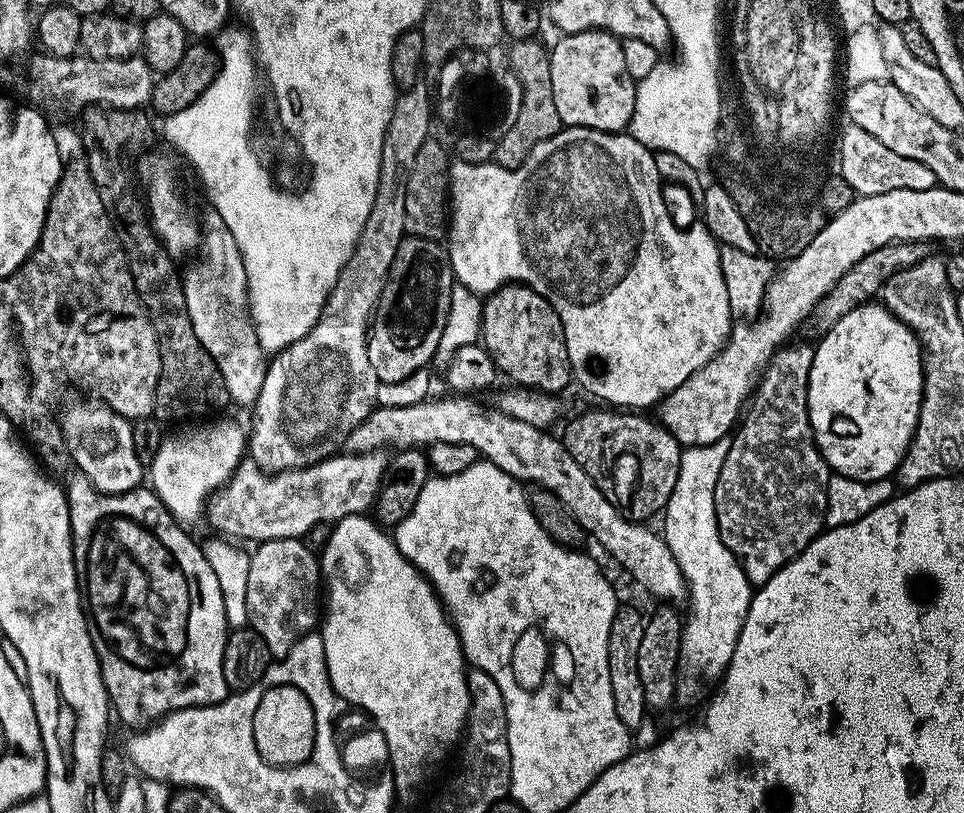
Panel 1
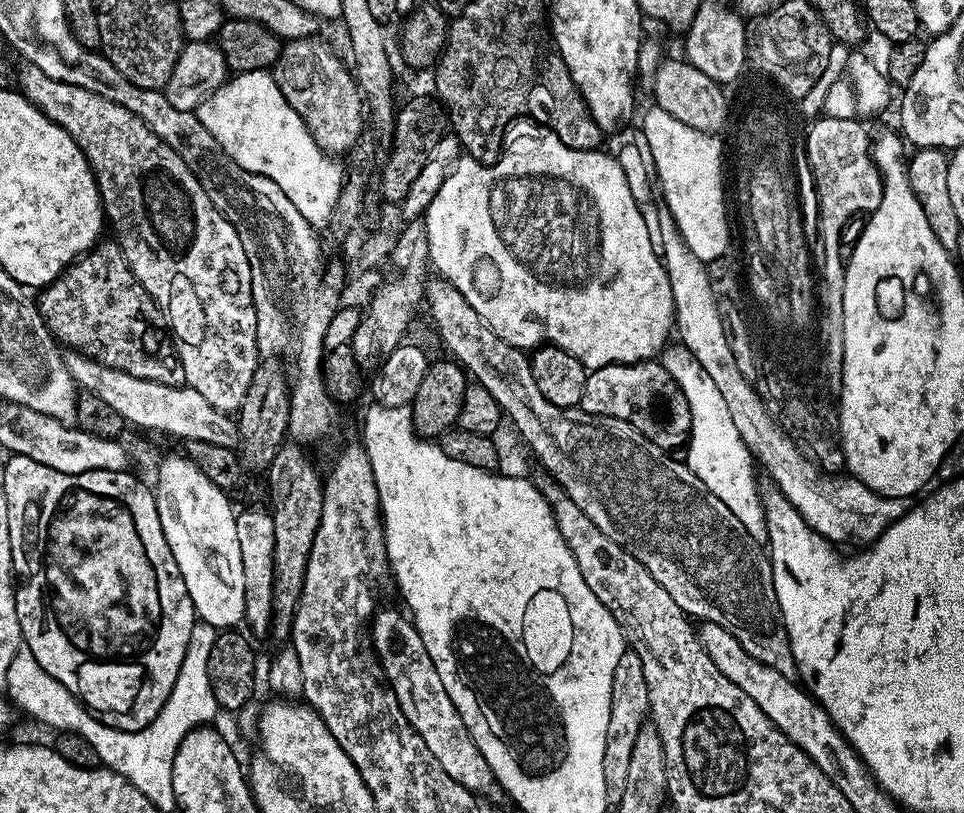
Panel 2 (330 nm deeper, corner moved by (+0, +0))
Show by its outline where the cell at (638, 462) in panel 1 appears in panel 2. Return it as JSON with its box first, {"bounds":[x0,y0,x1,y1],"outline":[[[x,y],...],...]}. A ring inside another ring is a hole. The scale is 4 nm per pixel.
{"bounds":[584,362,692,450],"outline":[[[637,362],[635,364],[608,364],[601,368],[593,368],[589,371],[588,381],[586,382],[586,390],[584,391],[587,403],[596,404],[595,411],[602,416],[613,416],[619,420],[625,420],[638,428],[651,444],[657,444],[659,448],[665,450],[673,450],[672,448],[683,449],[687,445],[689,436],[692,435],[692,415],[690,414],[690,406],[686,402],[686,398],[682,394],[680,387],[674,382],[674,378],[670,378],[670,374],[664,369],[664,365],[659,362]]]}

